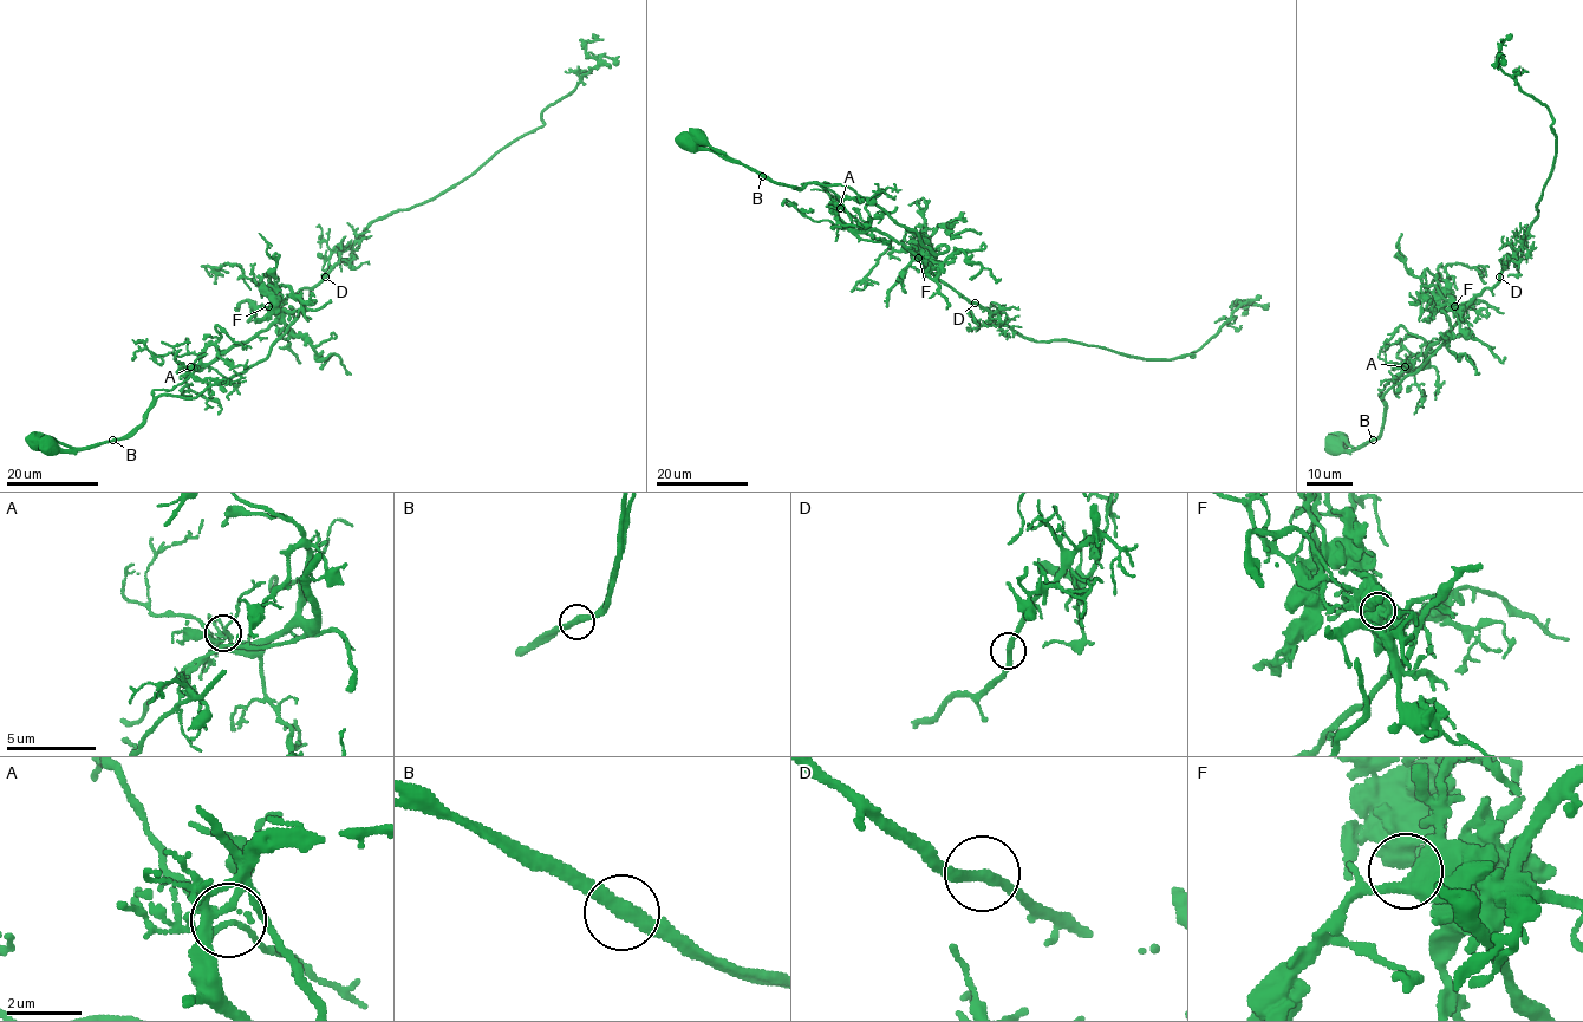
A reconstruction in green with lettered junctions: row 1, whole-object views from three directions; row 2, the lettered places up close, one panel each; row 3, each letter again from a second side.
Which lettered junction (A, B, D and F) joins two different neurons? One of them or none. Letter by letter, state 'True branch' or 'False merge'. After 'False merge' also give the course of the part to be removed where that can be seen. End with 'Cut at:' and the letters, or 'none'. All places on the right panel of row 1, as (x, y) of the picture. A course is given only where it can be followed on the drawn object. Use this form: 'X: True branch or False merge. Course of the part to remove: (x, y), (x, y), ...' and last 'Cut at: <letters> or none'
A: True branch
B: False merge. Course of the part to remove: (1372, 440), (1379, 389), (1426, 366), (1538, 215), (1554, 117), (1498, 64), (1512, 34)
D: True branch
F: True branch
Cut at: B

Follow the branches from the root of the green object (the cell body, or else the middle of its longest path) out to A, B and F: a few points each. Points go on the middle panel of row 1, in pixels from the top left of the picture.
A: (975, 304), (940, 281), (914, 253), (900, 243), (875, 229), (853, 230), (838, 215), (840, 208)
B: (975, 304), (940, 281), (900, 243), (875, 229), (854, 230), (833, 191), (814, 182), (792, 188), (762, 175)
F: (975, 304), (940, 281), (918, 258)

